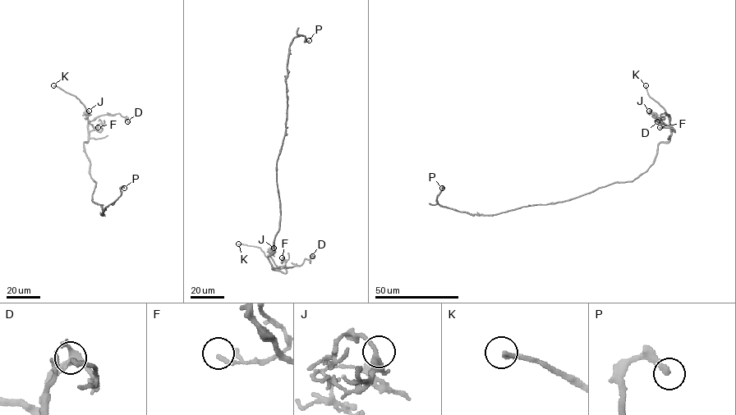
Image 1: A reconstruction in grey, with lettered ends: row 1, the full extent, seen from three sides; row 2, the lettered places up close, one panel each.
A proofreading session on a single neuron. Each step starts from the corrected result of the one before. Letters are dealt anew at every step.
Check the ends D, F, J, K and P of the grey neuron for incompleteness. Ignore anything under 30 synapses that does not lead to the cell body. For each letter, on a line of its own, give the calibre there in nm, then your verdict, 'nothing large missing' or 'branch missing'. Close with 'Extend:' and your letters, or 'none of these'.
D: calibre 180 nm; nothing large missing
F: calibre 200 nm; nothing large missing
J: calibre 200 nm; nothing large missing
K: calibre 280 nm; branch missing
P: calibre 260 nm; branch missing
Extend: K, P

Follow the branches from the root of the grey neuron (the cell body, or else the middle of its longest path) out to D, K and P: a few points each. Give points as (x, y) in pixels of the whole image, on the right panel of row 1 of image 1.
D: (590, 193), (631, 181), (646, 171), (658, 144), (671, 134), (669, 115), (661, 113), (664, 118), (657, 121)
K: (590, 193), (637, 179), (652, 163), (658, 144), (669, 140), (669, 116), (648, 94), (646, 85)
P: (590, 193), (556, 202), (481, 215), (441, 206), (437, 197), (442, 188)

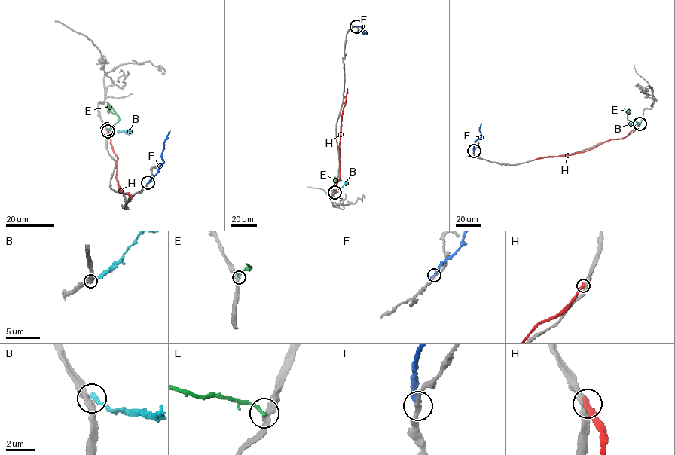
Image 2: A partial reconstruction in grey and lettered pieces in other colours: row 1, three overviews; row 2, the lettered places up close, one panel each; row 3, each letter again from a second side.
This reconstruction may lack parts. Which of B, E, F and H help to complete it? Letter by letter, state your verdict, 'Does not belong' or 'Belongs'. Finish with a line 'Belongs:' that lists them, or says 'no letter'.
B: Does not belong
E: Does not belong
F: Does not belong
H: Does not belong
Belongs: no letter

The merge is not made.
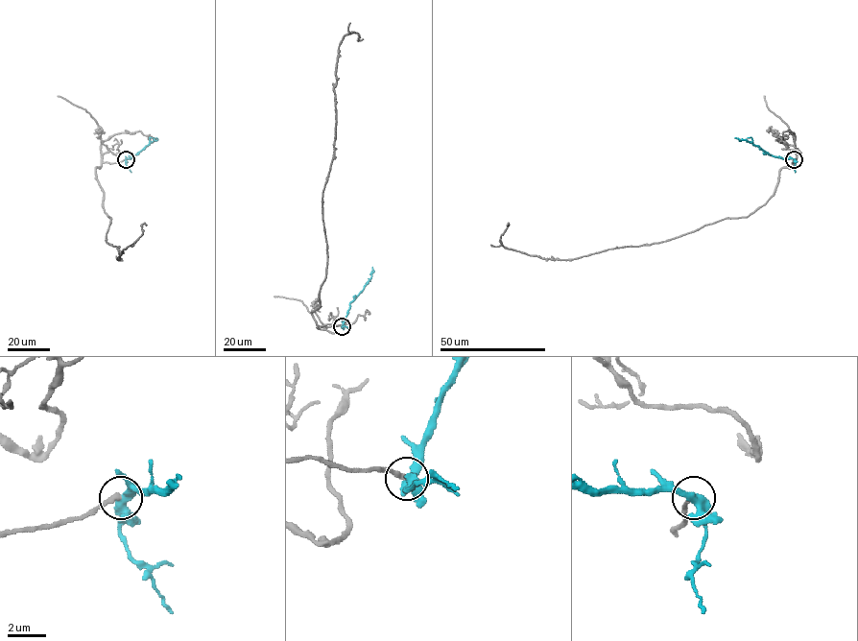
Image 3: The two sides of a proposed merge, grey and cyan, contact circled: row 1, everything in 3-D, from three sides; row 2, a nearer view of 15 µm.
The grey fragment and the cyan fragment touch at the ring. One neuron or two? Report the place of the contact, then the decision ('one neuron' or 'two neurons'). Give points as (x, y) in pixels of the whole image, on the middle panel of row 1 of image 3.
(342, 326) | two neurons

